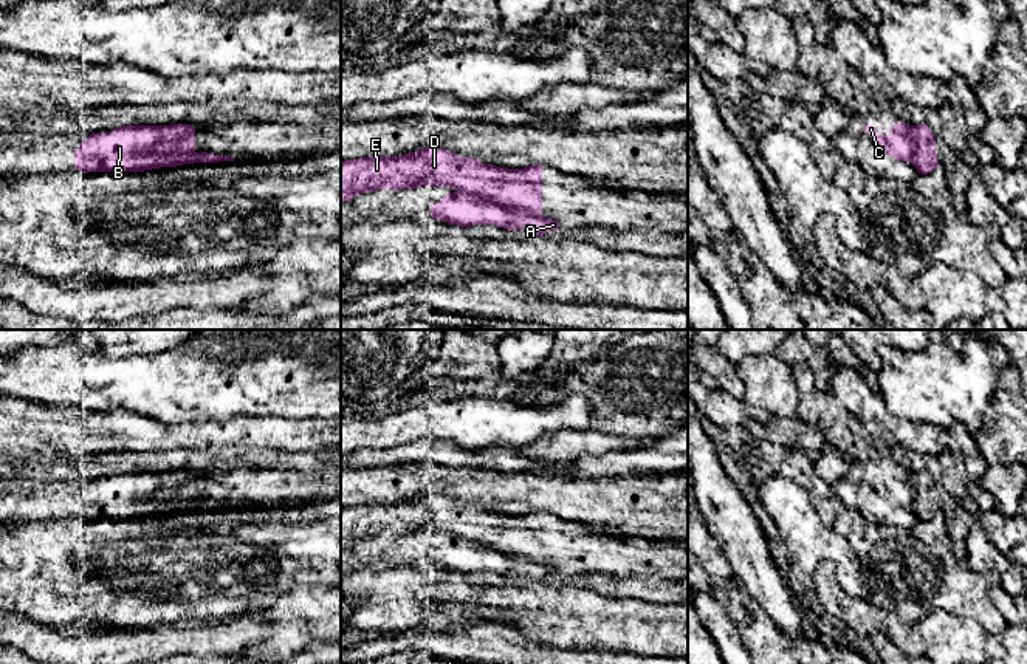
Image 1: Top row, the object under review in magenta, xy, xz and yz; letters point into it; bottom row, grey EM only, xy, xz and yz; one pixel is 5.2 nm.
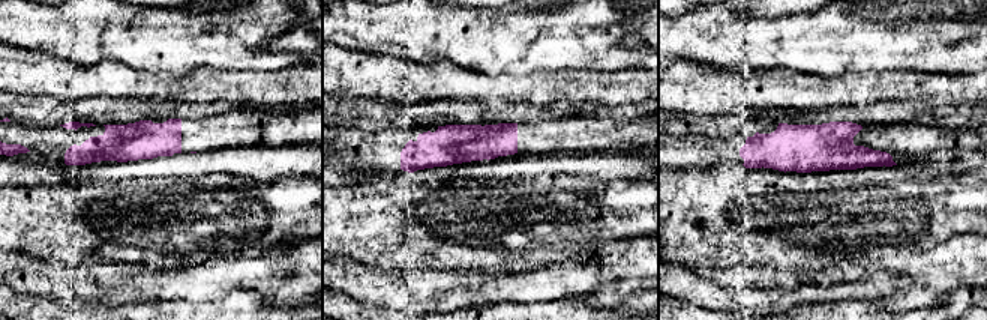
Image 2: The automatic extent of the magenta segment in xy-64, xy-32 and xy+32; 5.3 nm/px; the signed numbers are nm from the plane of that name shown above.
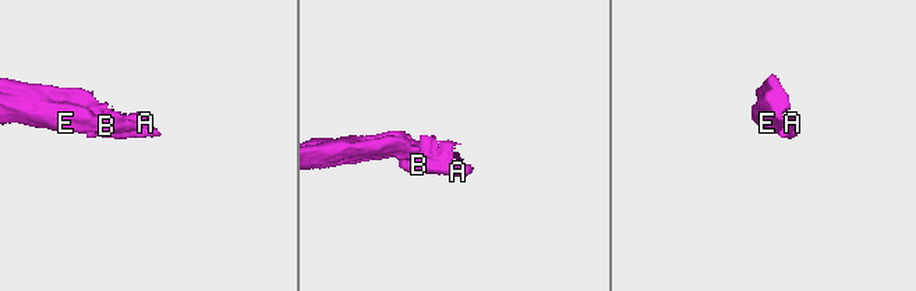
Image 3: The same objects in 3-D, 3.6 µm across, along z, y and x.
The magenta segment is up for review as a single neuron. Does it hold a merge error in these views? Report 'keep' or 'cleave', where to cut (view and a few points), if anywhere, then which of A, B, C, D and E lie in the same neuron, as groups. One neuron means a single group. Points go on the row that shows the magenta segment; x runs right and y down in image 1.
cleave; cut in xz along (460, 191), (488, 198), (507, 208), (521, 208), (539, 215); A B / C D E

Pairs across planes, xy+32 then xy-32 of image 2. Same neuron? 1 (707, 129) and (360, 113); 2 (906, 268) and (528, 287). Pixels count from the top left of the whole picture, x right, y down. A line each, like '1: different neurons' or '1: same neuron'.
1: same neuron
2: different neurons

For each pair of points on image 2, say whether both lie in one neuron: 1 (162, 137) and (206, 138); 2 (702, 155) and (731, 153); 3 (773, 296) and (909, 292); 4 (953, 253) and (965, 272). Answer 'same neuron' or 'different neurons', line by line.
1: same neuron
2: same neuron
3: different neurons
4: same neuron

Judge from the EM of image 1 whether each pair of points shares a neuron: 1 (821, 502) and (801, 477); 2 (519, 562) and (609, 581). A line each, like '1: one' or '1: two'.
1: one
2: one

